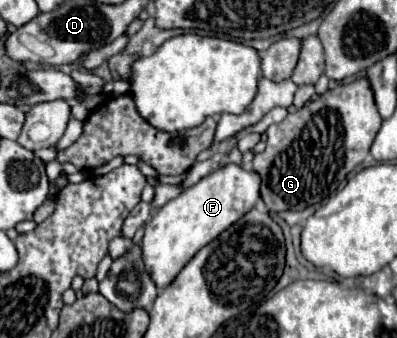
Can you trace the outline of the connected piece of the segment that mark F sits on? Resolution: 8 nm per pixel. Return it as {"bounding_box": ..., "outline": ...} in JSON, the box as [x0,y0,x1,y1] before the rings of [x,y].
{"bounding_box":[142,164,260,286],"outline":[[[226,164],[204,176],[198,184],[182,190],[174,200],[166,202],[146,222],[146,232],[142,238],[144,264],[152,280],[156,280],[156,286],[168,286],[200,248],[242,218],[258,202],[258,198],[260,174],[254,170],[244,170],[238,164]]]}

